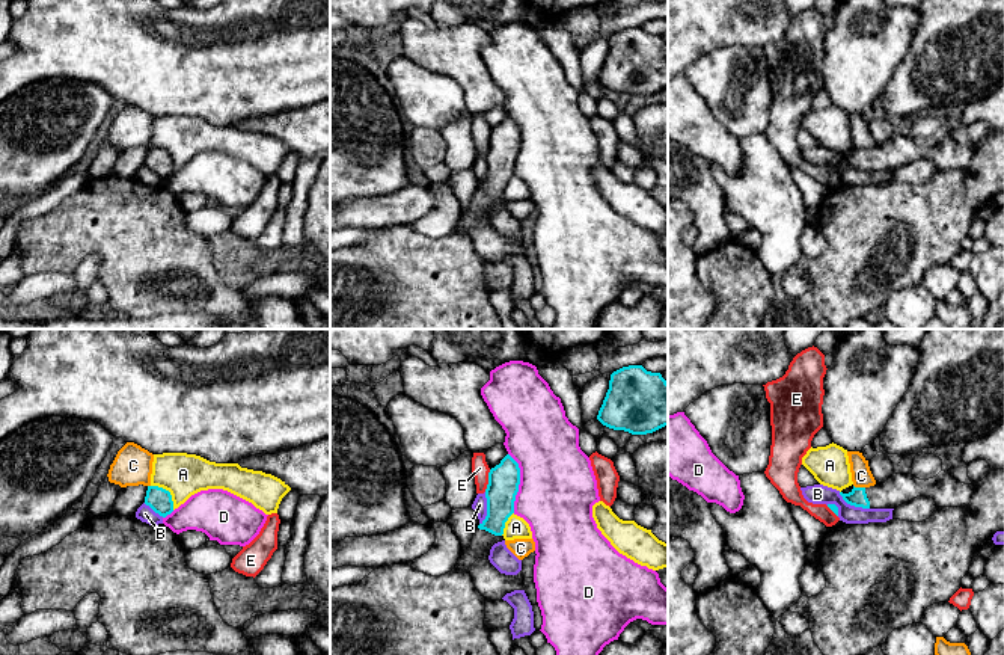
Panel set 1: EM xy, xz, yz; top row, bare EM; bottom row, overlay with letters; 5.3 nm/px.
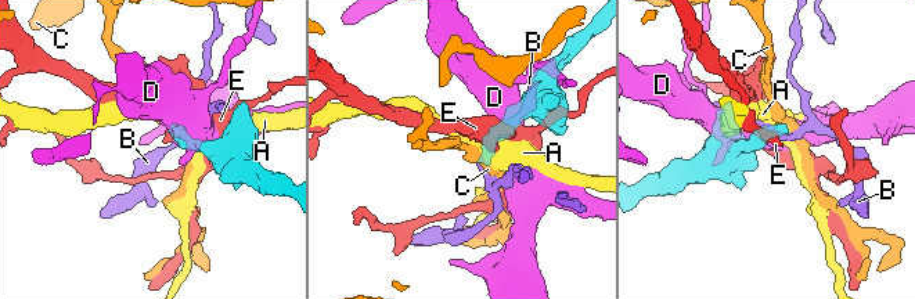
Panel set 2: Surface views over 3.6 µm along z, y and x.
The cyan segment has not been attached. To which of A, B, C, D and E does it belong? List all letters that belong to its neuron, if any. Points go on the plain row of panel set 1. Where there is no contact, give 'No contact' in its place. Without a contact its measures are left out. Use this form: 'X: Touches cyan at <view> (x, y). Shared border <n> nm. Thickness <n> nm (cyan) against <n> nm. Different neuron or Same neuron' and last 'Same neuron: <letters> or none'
A: Touches cyan at xy (169, 154). Shared border 180 nm. Thickness 130 nm (cyan) against 220 nm. Different neuron
B: Touches cyan at xz (487, 171). Shared border 180 nm. Thickness 170 nm (cyan) against 80 nm. Different neuron
C: Touches cyan at yz (860, 150). Shared border 70 nm. Thickness 90 nm (cyan) against 110 nm. Different neuron
D: Touches cyan at xz (519, 145). Shared border 320 nm. Thickness 170 nm (cyan) against 420 nm. Different neuron
E: Touches cyan at xz (489, 142). Shared border 120 nm. Thickness 170 nm (cyan) against 90 nm. Different neuron
Same neuron: none

